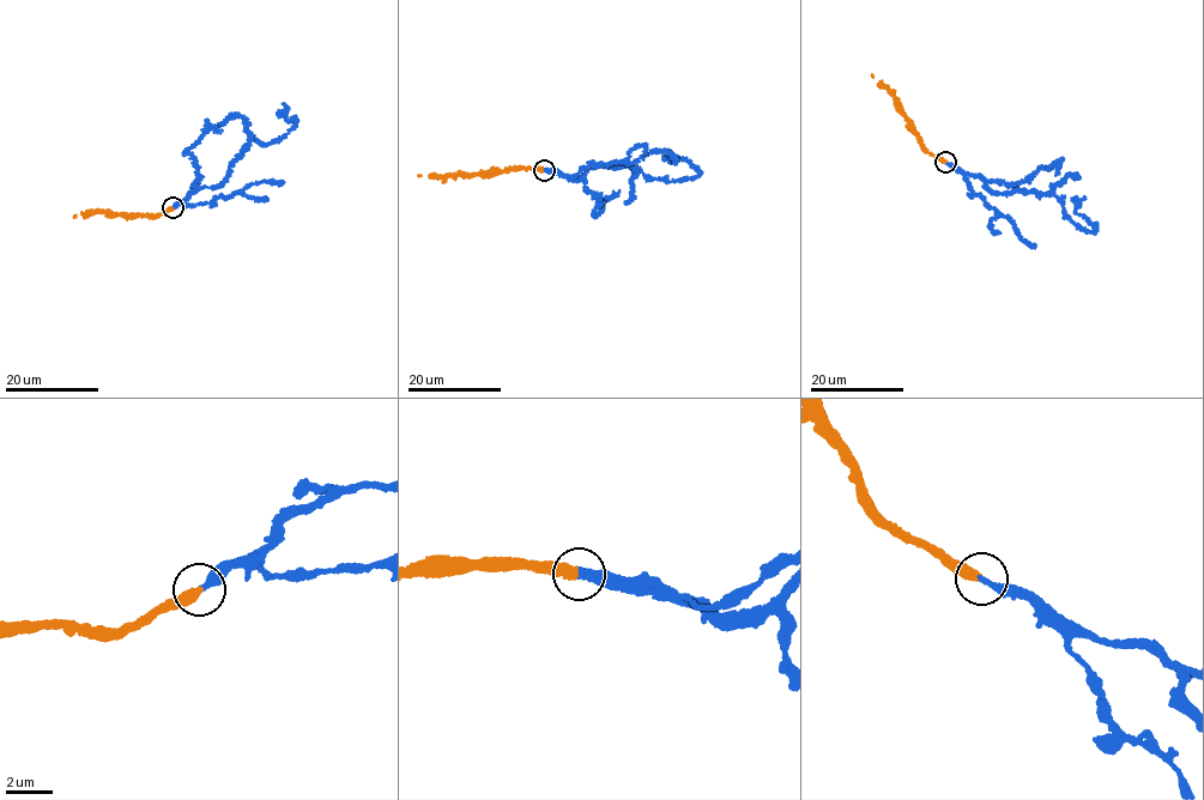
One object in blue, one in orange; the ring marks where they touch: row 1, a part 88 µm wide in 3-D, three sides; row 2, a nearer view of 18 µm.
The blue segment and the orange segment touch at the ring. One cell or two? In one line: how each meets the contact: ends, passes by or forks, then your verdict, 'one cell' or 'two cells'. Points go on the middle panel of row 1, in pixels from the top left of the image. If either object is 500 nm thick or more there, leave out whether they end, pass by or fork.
blue ends; orange ends; one cell

